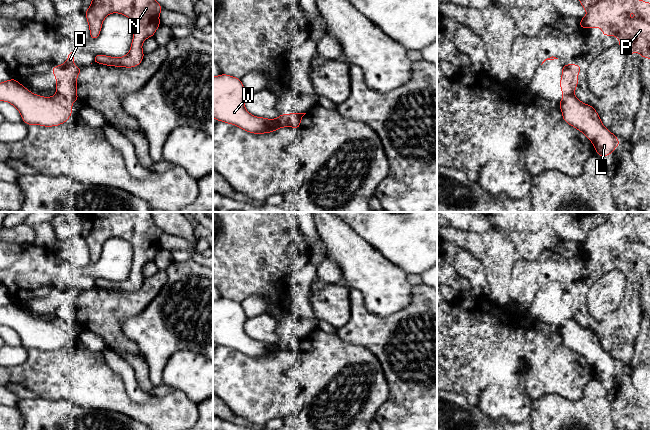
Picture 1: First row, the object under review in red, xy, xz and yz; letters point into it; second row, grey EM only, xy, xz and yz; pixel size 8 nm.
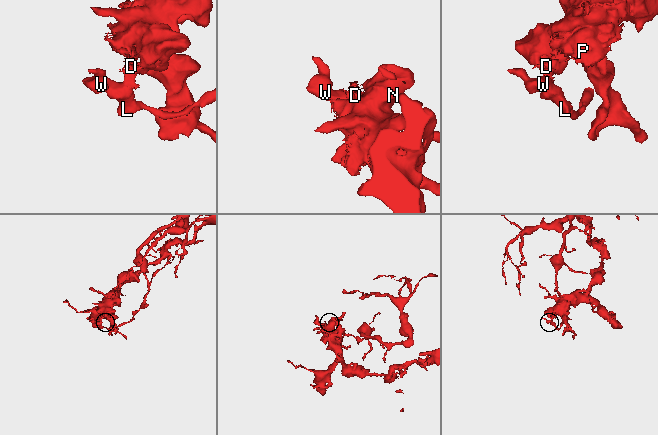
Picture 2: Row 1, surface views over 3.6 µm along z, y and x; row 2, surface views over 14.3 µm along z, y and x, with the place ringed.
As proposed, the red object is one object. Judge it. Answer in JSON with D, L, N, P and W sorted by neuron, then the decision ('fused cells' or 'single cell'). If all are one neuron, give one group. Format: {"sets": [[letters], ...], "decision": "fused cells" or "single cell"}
{"sets": [["D", "N", "P"], ["L", "W"]], "decision": "fused cells"}

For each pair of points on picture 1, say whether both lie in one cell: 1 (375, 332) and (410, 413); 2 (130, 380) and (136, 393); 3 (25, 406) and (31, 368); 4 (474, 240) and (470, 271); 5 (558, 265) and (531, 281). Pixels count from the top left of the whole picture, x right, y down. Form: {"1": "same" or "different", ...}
{"1": "same", "2": "same", "3": "different", "4": "different", "5": "same"}

